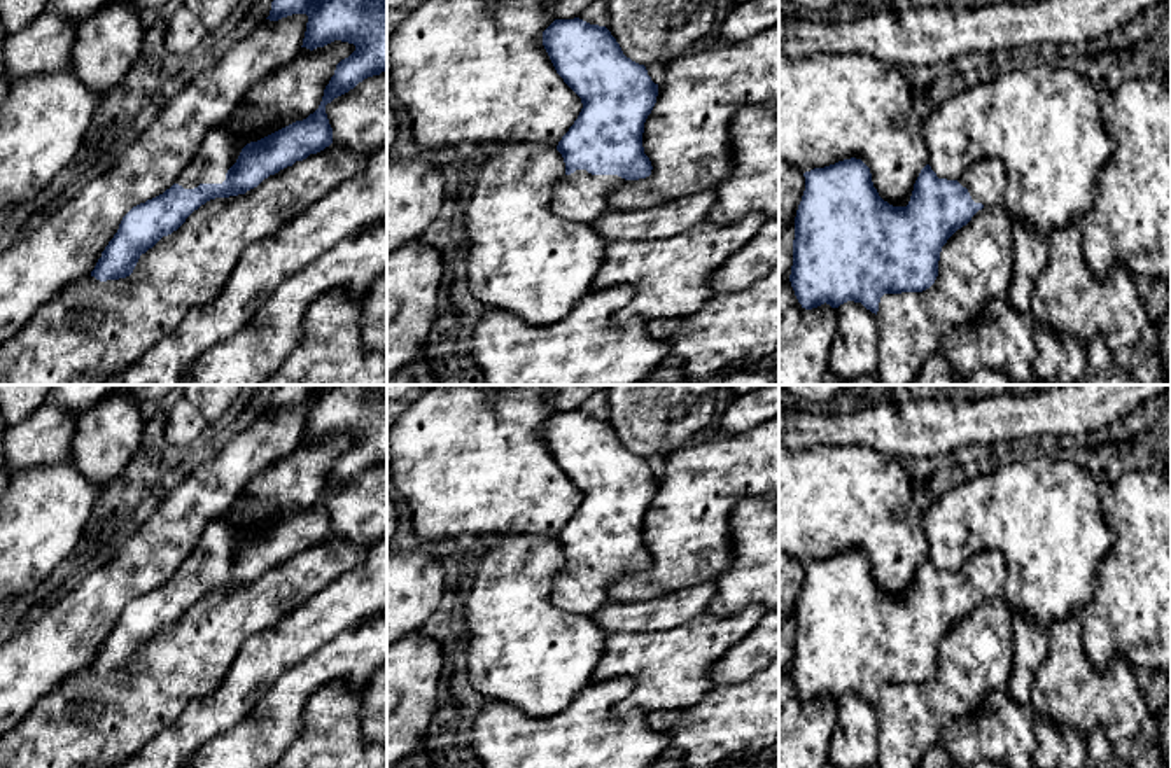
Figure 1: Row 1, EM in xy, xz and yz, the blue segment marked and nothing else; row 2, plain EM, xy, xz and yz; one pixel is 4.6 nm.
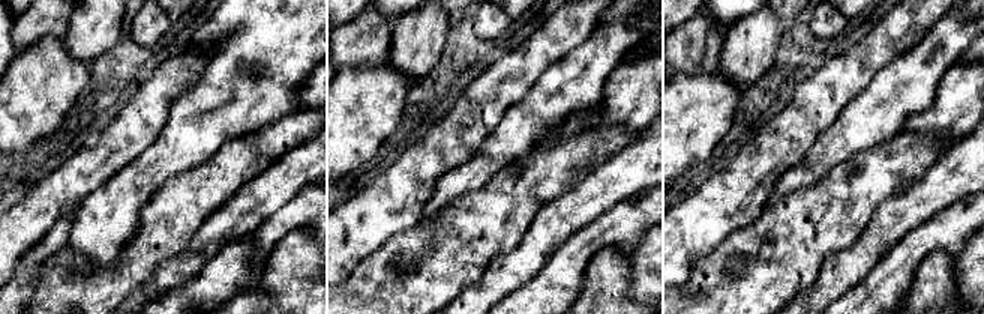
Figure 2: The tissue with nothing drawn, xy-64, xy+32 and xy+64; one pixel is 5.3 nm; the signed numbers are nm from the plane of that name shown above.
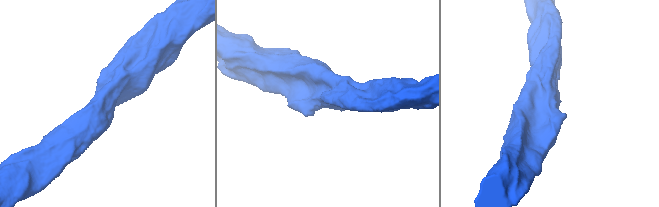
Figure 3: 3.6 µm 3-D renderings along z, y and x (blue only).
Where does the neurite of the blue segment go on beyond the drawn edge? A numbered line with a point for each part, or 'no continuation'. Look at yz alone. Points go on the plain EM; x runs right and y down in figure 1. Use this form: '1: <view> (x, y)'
1: yz (986, 572)

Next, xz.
1: xz (580, 588)

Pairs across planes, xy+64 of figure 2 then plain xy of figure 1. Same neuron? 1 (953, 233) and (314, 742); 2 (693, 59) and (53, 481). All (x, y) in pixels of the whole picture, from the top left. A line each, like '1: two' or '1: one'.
1: two
2: two

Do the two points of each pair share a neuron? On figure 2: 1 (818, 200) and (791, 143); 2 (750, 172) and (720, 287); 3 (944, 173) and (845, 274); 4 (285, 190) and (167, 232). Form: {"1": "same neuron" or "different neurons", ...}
{"1": "different neurons", "2": "different neurons", "3": "same neuron", "4": "different neurons"}

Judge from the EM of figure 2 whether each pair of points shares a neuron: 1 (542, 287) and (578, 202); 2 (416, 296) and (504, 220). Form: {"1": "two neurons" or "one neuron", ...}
{"1": "two neurons", "2": "one neuron"}

